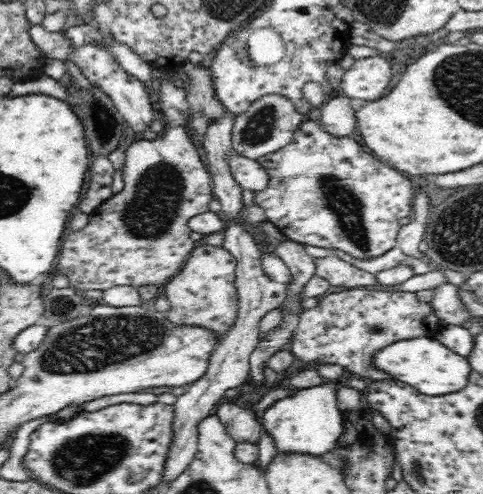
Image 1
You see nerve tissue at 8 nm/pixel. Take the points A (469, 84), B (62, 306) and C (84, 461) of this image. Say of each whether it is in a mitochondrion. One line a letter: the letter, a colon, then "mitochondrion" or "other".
A: mitochondrion
B: mitochondrion
C: mitochondrion

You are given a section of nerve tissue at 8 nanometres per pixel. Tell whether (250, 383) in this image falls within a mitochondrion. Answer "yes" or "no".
no

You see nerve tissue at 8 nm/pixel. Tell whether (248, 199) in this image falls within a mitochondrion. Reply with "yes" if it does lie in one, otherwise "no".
no

